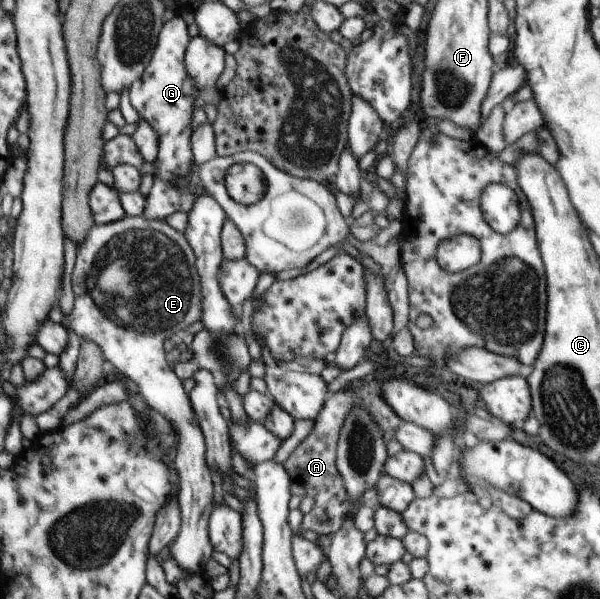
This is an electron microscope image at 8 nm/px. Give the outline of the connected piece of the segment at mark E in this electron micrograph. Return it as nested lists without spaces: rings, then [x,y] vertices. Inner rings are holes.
[[[126,216],[123,220],[117,221],[116,223],[109,223],[106,225],[95,225],[90,230],[89,236],[84,243],[79,244],[79,250],[77,250],[77,258],[75,260],[75,268],[72,274],[73,282],[73,293],[75,294],[75,306],[73,312],[69,315],[62,316],[61,323],[67,329],[76,332],[84,338],[94,340],[99,346],[102,346],[103,352],[106,355],[106,360],[113,364],[115,371],[119,372],[122,376],[129,377],[131,380],[137,382],[140,388],[140,394],[144,400],[158,410],[164,417],[167,417],[176,428],[180,447],[178,448],[178,457],[173,463],[178,468],[180,474],[180,493],[177,498],[182,510],[182,529],[181,534],[177,537],[177,540],[172,544],[170,554],[173,558],[183,567],[183,570],[189,572],[189,577],[197,577],[202,573],[205,573],[205,562],[209,558],[214,558],[213,553],[216,551],[210,537],[210,518],[212,512],[216,509],[215,506],[215,484],[213,484],[213,474],[211,474],[211,467],[207,460],[206,454],[208,451],[206,445],[206,436],[202,431],[202,427],[199,426],[194,406],[192,405],[190,394],[185,392],[183,388],[182,378],[175,372],[175,368],[172,367],[169,359],[177,351],[181,349],[181,335],[185,333],[185,330],[189,330],[189,326],[193,326],[195,322],[202,322],[202,308],[203,308],[203,289],[202,289],[202,278],[198,271],[196,254],[191,246],[187,235],[184,232],[178,231],[173,228],[167,221],[158,221],[153,219],[147,219],[145,216],[129,217]]]

